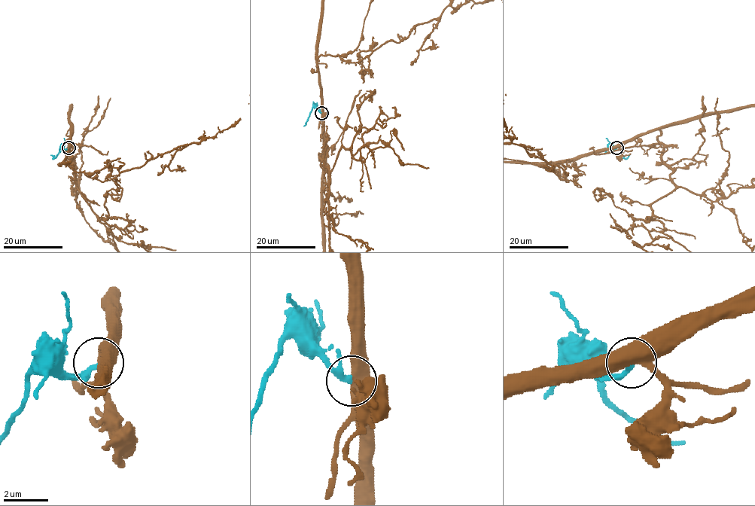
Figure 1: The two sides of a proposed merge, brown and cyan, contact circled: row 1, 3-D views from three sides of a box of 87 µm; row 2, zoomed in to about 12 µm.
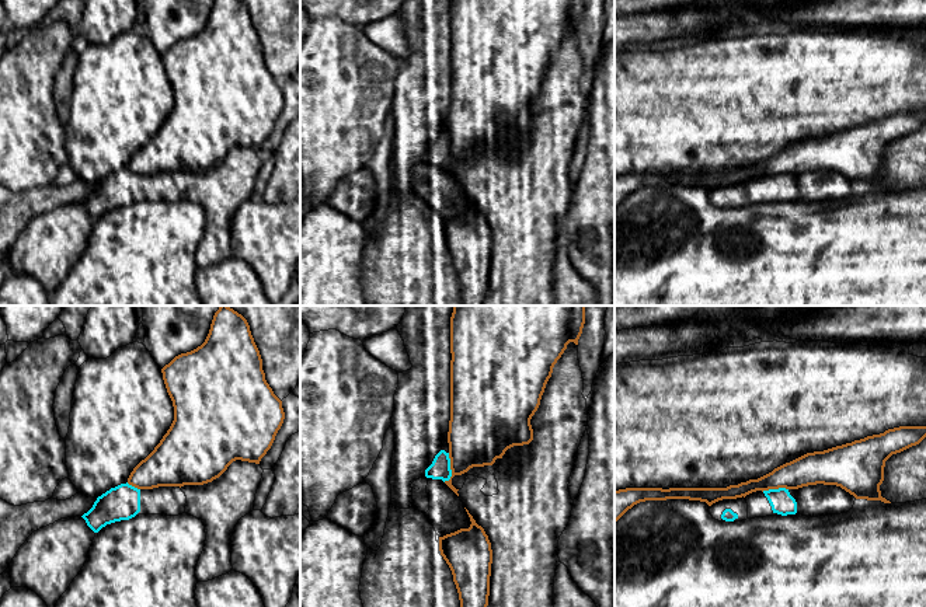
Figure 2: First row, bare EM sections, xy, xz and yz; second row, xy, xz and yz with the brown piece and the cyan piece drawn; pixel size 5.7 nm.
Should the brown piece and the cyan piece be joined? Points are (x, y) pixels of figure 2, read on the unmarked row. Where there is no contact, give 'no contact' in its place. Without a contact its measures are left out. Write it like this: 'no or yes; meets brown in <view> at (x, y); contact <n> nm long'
no; meets brown in xz at (451, 154); contact 170 nm long

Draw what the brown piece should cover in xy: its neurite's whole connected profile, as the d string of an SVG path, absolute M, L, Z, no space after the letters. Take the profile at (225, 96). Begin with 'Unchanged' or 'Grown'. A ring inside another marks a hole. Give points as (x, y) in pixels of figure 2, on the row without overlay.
Unchanged. M215 0L205 28L175 42L161 59L173 87L174 107L154 136L133 154L129 171L137 175L203 171L219 164L236 146L260 150L283 109L285 98L265 66L260 36L241 0Z

